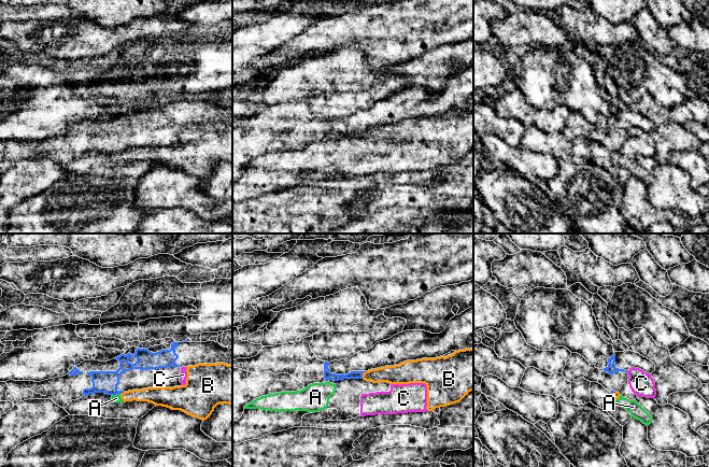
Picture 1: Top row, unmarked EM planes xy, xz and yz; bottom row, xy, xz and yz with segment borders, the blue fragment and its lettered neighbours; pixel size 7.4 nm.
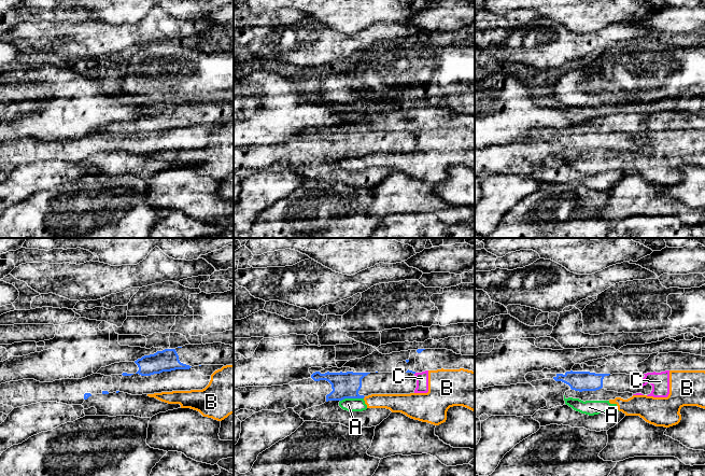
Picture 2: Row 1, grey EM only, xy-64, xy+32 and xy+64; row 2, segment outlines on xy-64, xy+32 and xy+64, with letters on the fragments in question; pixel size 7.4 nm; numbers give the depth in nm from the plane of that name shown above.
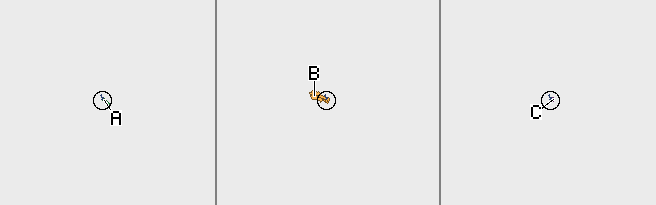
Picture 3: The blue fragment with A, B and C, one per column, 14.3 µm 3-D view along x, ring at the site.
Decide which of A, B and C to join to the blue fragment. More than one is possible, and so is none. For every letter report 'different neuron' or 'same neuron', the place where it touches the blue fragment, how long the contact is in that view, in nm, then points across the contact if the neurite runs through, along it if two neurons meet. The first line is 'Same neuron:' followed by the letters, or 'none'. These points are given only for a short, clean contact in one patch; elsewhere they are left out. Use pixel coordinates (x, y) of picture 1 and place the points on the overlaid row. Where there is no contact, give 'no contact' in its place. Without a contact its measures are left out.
Same neuron: none
A: different neuron; meets blue in xy at (115, 394); contact 60 nm long; border along xy (119, 394), (112, 395)
B: different neuron; meets blue in xz at (362, 374); contact 70 nm long; border along xz (366, 371), (362, 378)
C: different neuron; meets blue in yz at (626, 372); contact 30 nm long; border along yz (626, 371), (628, 373)

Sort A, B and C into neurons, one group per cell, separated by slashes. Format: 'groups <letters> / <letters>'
groups A B C

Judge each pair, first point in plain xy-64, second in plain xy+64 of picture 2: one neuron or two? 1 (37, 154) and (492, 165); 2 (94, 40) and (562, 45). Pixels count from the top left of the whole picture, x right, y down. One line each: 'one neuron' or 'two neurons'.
1: one neuron
2: one neuron

